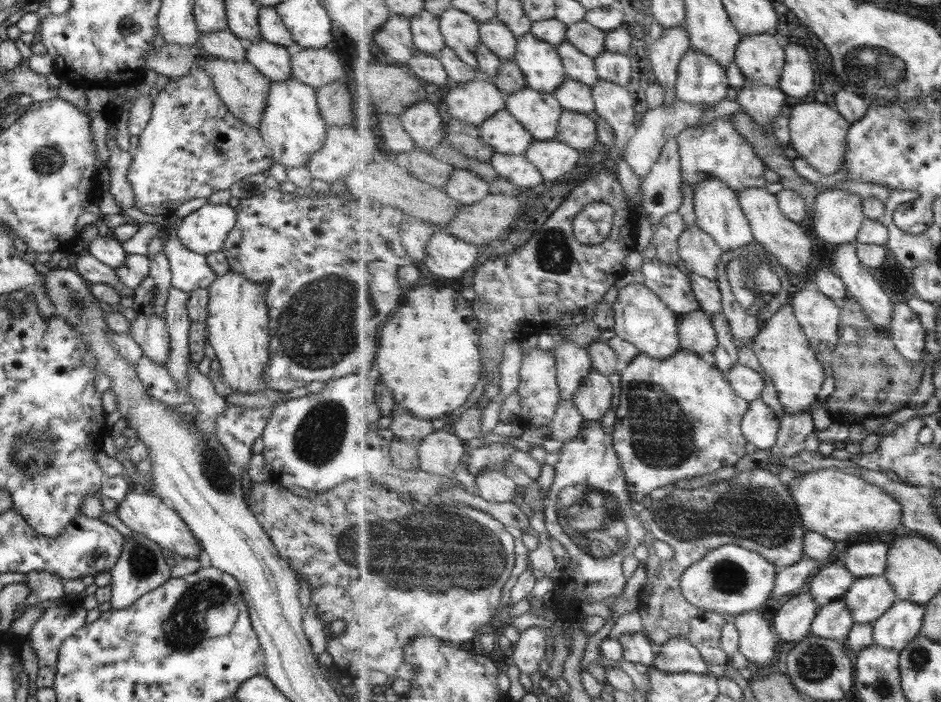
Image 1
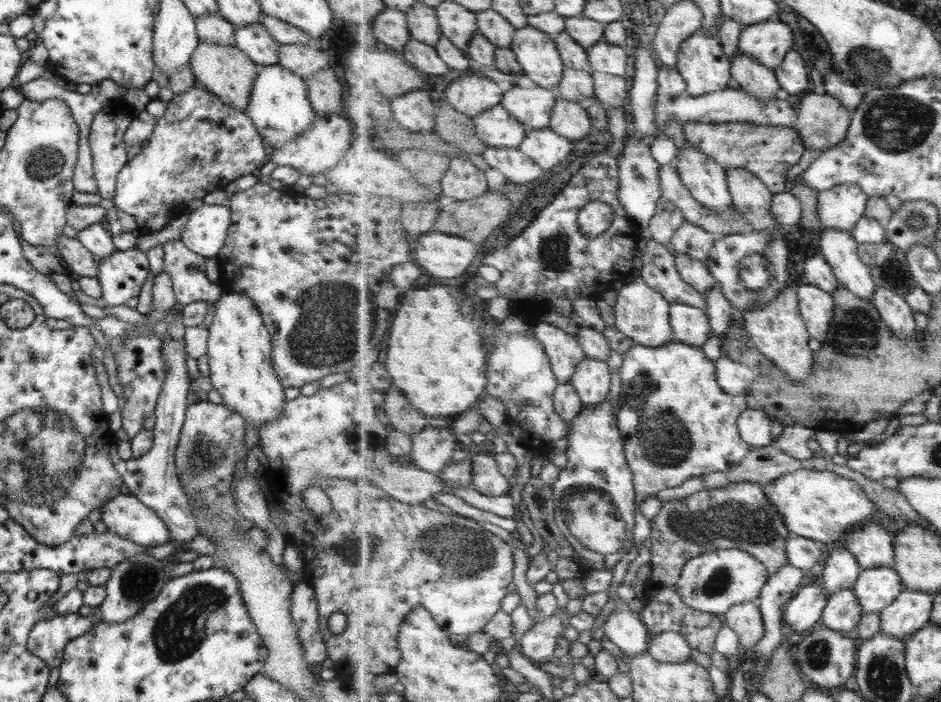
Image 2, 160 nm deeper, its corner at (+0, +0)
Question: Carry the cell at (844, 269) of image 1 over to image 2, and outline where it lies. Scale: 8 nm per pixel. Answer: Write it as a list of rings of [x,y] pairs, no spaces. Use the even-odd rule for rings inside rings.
[[[823,228],[819,239],[820,253],[833,268],[841,287],[847,287],[862,299],[869,299],[877,290],[871,267],[860,257],[859,244],[850,232]]]

